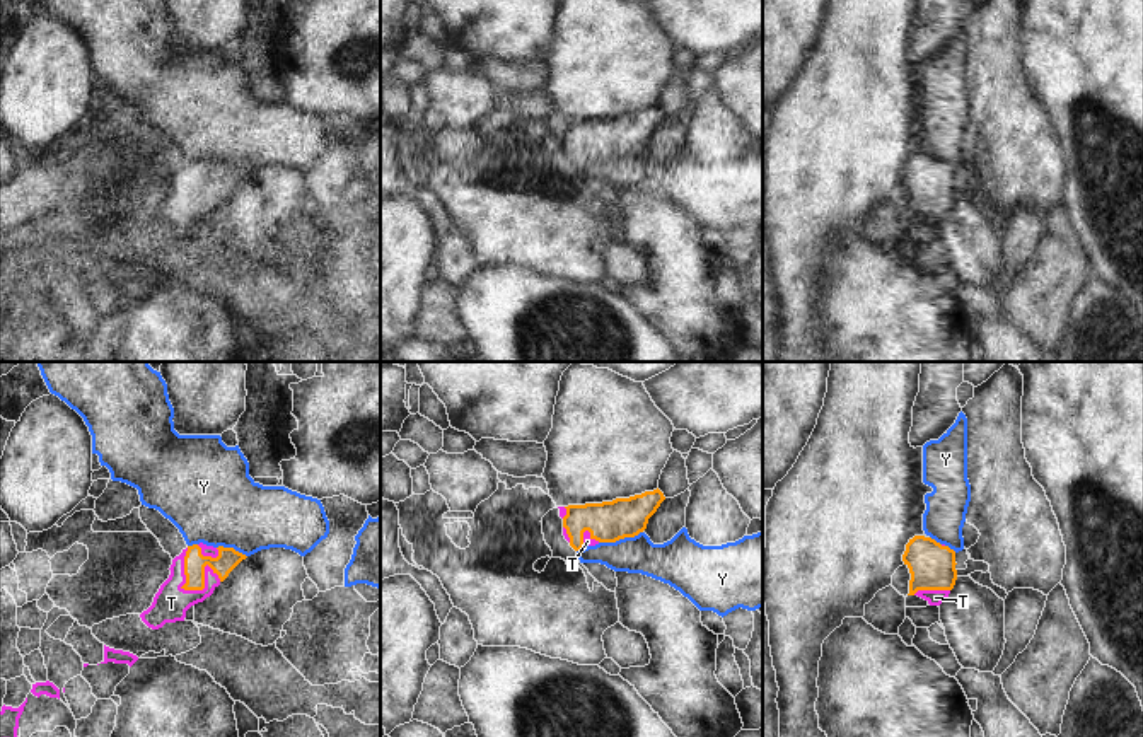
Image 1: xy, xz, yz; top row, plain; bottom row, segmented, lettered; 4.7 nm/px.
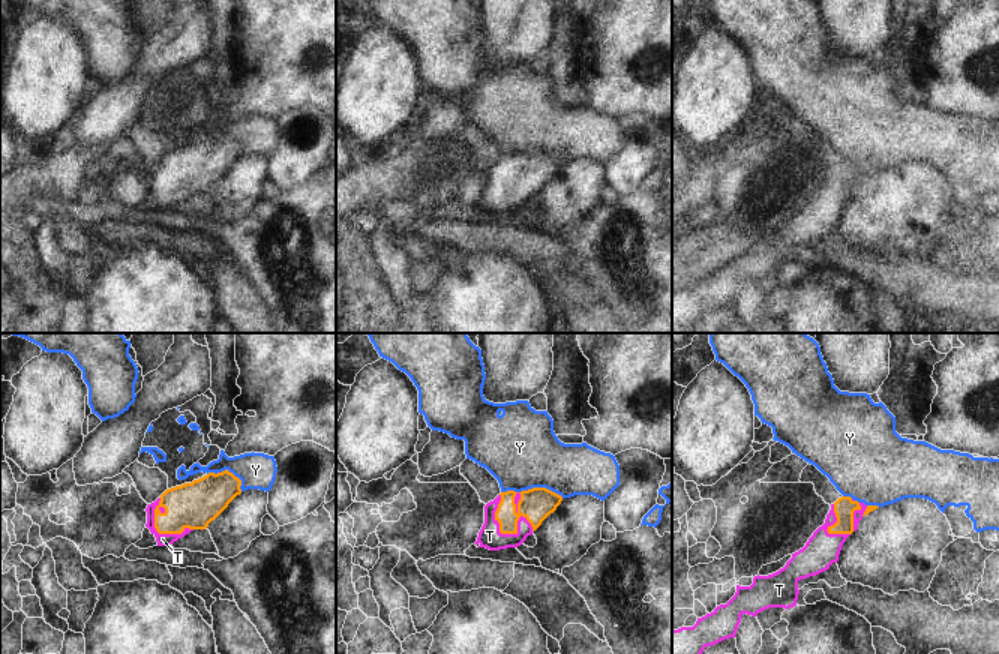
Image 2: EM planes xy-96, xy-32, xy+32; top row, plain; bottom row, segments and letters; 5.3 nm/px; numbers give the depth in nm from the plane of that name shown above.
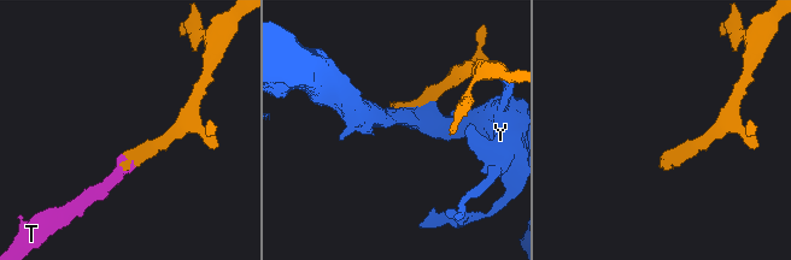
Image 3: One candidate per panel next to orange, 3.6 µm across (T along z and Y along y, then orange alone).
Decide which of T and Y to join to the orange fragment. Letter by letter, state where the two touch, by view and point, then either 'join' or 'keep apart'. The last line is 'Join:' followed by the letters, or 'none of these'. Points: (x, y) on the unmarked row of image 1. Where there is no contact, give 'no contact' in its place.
T: meets orange in xy at (193, 207); join
Y: meets orange in xz at (620, 156); keep apart
Join: T

